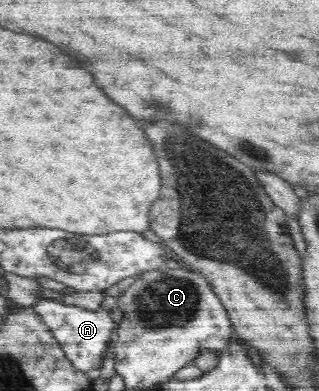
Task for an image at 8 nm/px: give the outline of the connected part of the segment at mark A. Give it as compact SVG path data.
M39 299L32 307L41 316L44 324L55 336L57 344L77 369L84 373L99 371L105 361L105 353L109 349L109 344L115 337L113 334L115 321L107 309L103 309L103 307L85 309L50 299Z

